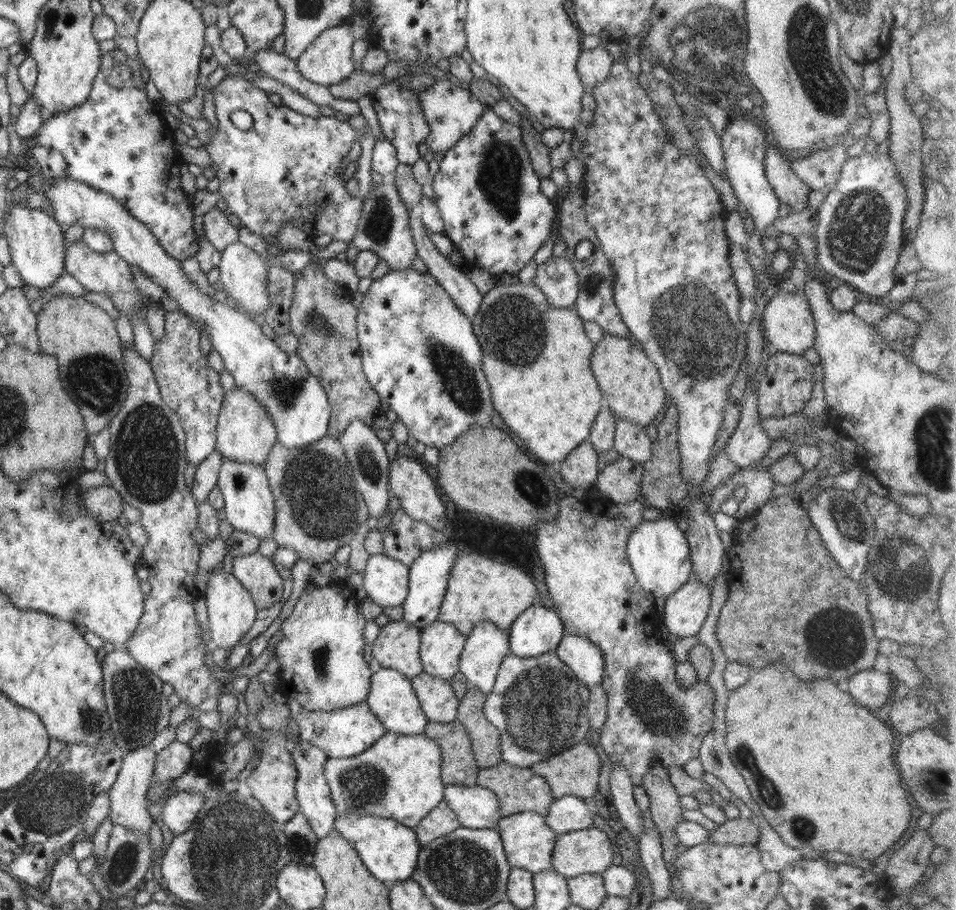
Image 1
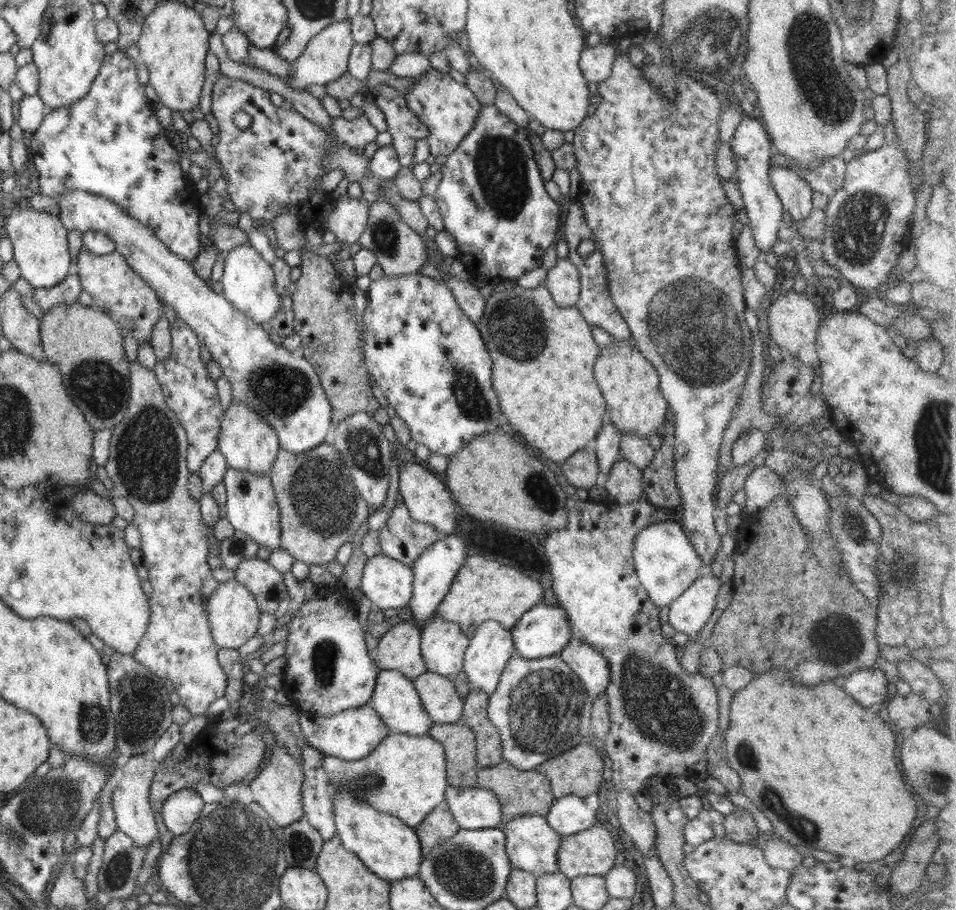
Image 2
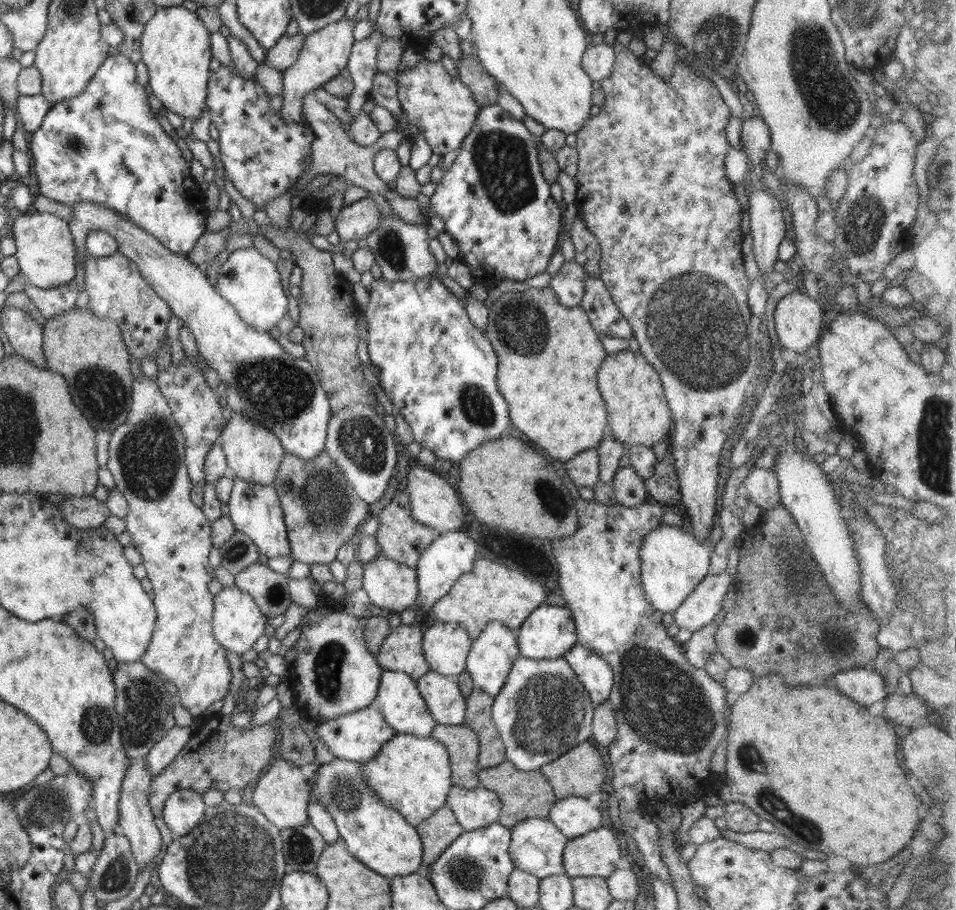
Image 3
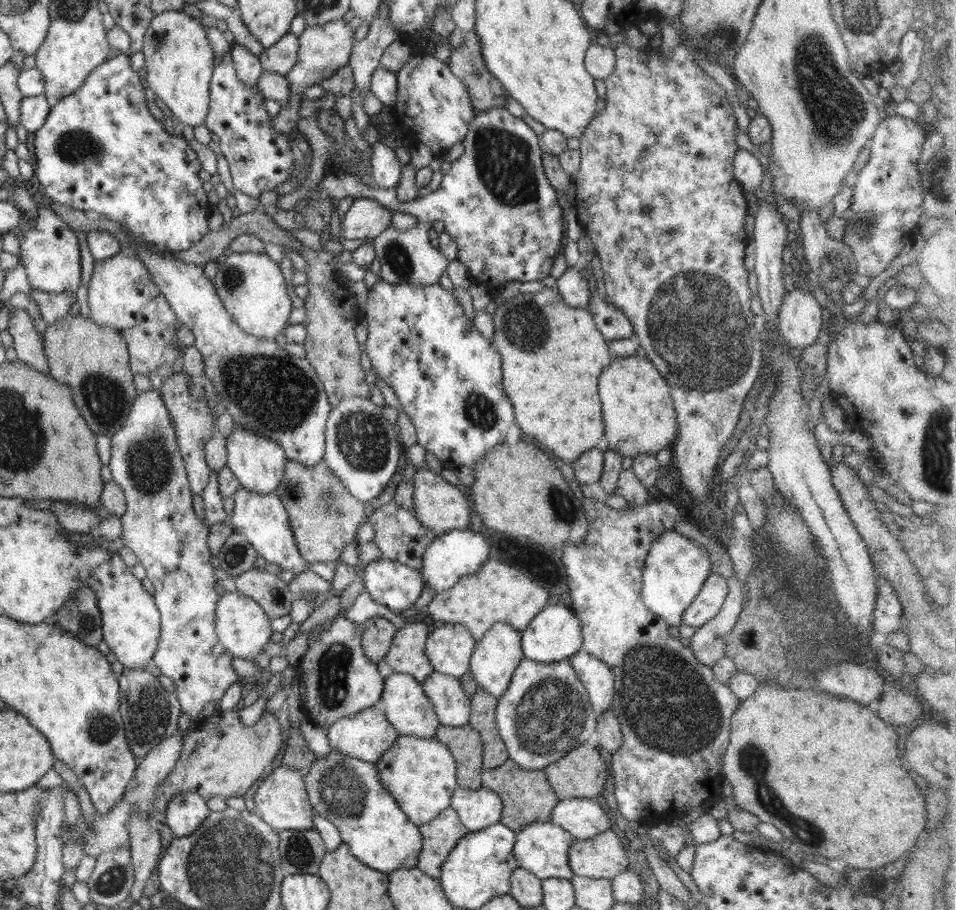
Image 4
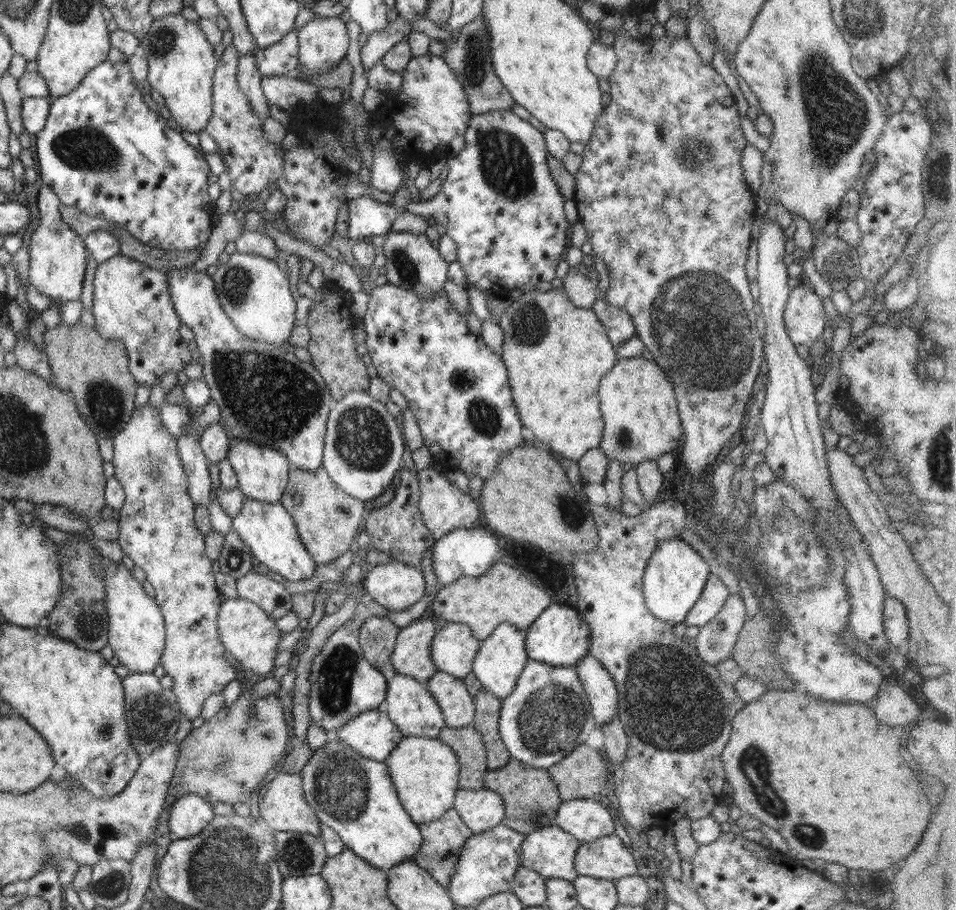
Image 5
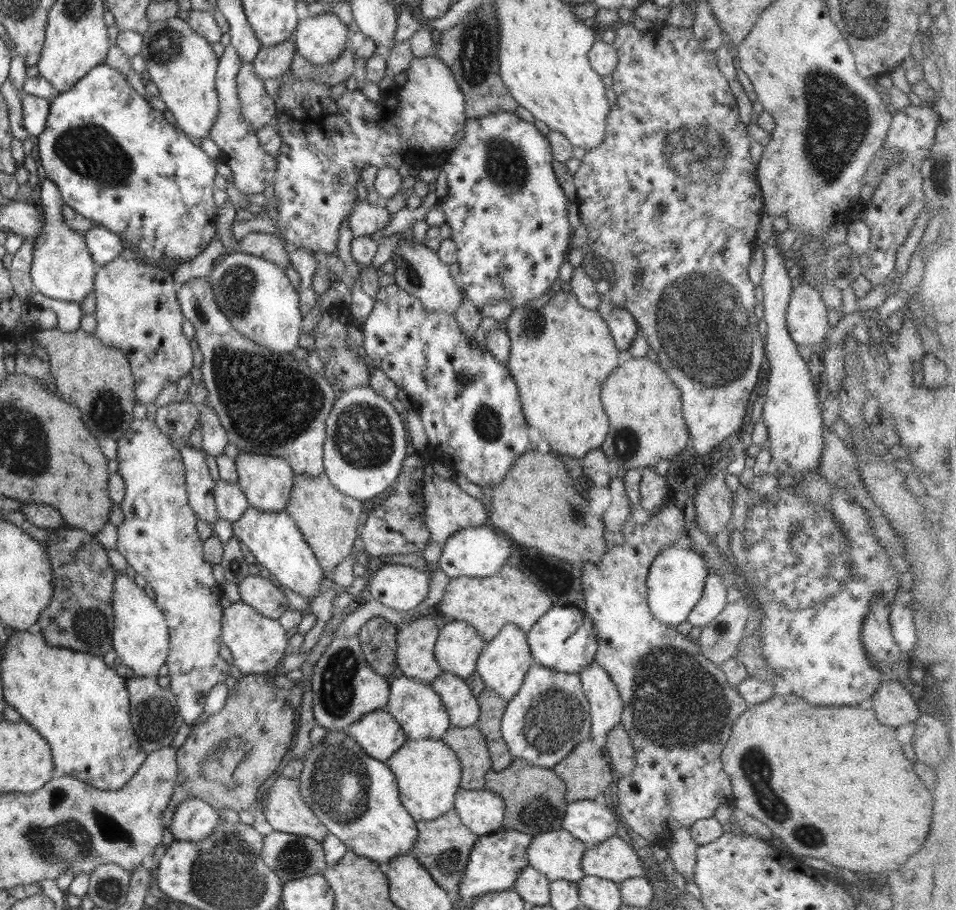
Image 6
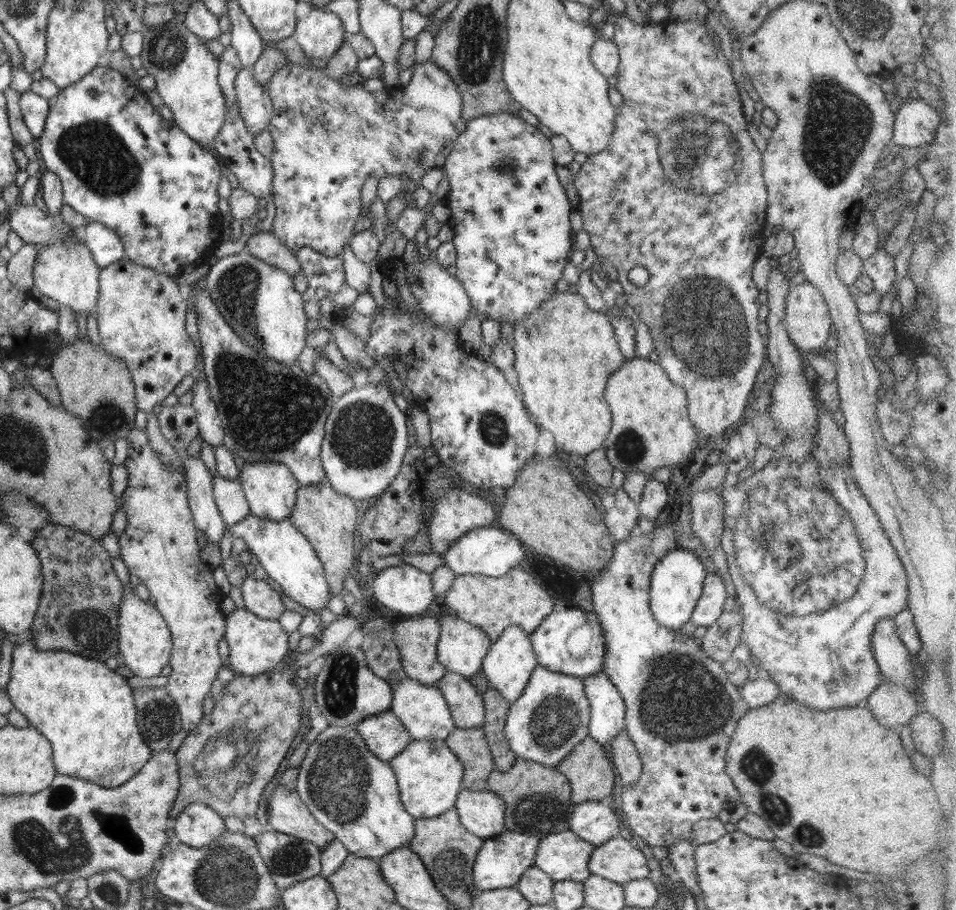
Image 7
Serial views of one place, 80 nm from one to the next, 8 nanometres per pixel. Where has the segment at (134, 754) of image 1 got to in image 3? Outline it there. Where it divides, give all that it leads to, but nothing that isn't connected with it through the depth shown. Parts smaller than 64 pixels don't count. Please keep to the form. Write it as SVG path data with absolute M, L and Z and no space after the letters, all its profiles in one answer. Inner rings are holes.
M138 757L130 761L127 773L122 781L118 801L118 823L122 829L121 834L130 841L134 862L136 862L139 871L146 870L154 862L160 848L162 848L162 836L154 823L155 816L152 814L147 799L147 793L151 785L151 774L147 766L147 757Z

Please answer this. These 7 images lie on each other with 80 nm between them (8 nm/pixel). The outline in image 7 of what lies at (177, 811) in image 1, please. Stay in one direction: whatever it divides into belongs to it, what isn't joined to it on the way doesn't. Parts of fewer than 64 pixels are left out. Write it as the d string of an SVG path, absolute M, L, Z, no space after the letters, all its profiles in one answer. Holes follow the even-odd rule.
M201 802L187 804L171 826L181 843L196 848L209 845L226 830L224 819Z

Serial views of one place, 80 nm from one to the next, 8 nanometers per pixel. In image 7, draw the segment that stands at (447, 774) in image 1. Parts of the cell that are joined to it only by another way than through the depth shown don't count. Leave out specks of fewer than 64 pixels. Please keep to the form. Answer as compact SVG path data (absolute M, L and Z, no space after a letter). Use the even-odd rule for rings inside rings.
M455 728L445 743L464 765L462 788L484 791L494 770L493 756L481 728Z

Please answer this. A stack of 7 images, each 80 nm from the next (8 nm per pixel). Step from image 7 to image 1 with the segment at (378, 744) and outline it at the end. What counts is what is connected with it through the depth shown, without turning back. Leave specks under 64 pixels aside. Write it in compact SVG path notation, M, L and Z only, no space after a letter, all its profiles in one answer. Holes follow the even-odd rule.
M288 698L286 708L298 724L299 738L321 748L330 758L350 758L363 753L373 742L387 733L364 700L333 711L306 710L296 699Z

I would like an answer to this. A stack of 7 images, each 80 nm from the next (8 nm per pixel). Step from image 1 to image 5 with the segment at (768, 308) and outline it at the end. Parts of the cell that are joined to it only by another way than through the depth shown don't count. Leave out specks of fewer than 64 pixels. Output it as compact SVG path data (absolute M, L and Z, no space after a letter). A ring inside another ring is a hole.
M811 286L795 287L790 291L784 322L790 340L810 346L830 332L830 322L824 312L822 301Z

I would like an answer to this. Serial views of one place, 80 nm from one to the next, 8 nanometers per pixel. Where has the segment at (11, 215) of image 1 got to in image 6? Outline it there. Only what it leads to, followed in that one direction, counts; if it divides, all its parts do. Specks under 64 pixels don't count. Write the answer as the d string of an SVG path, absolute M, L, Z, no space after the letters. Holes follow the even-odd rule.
M45 178L40 190L40 202L44 217L42 238L34 241L31 277L37 292L66 302L80 304L87 294L94 292L94 279L98 266L94 263L86 242L64 221L62 207L65 205L58 186Z

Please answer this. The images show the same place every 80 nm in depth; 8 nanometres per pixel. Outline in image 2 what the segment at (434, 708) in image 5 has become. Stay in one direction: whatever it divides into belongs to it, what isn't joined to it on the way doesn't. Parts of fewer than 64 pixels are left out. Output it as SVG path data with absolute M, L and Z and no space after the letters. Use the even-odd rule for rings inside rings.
M397 670L379 671L374 694L371 696L369 703L370 706L374 707L374 710L379 714L380 719L386 724L391 733L411 736L428 735L432 724L434 724L421 703L413 681Z

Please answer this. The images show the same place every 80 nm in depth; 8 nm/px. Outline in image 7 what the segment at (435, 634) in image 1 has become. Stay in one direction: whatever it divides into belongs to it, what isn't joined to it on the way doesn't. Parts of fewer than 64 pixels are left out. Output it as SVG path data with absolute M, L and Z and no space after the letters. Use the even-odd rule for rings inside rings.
M454 615L440 616L437 658L450 673L469 677L477 674L493 642L480 628Z

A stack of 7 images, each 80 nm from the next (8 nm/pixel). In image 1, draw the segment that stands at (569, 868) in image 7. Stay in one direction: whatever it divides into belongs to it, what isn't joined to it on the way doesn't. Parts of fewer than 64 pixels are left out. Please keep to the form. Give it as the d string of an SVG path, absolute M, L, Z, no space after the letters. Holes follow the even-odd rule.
M524 811L502 817L497 824L503 849L510 866L528 870L531 873L539 873L543 870L553 869L552 853L557 834L547 825L545 815L537 812Z

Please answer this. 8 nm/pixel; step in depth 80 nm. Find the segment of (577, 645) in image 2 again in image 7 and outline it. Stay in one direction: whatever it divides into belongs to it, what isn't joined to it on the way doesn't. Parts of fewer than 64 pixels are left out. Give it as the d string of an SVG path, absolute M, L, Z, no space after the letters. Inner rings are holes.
M602 671L583 678L583 687L591 712L589 735L607 747L617 734L626 730L624 699Z

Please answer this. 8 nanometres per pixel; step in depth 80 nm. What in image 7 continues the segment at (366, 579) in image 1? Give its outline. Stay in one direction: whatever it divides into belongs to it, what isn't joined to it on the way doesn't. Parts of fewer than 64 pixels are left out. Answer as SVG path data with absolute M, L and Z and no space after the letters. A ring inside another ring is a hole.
M408 563L384 568L370 579L367 592L382 606L399 613L399 618L417 617L431 606L436 607L430 575Z

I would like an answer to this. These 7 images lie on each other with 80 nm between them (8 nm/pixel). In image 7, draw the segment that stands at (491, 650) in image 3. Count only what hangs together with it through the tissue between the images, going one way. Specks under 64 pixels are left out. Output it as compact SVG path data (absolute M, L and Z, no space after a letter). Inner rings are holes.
M508 626L493 642L482 662L481 670L491 687L495 688L505 699L513 703L520 698L529 681L532 671L538 666L529 634L518 626Z

